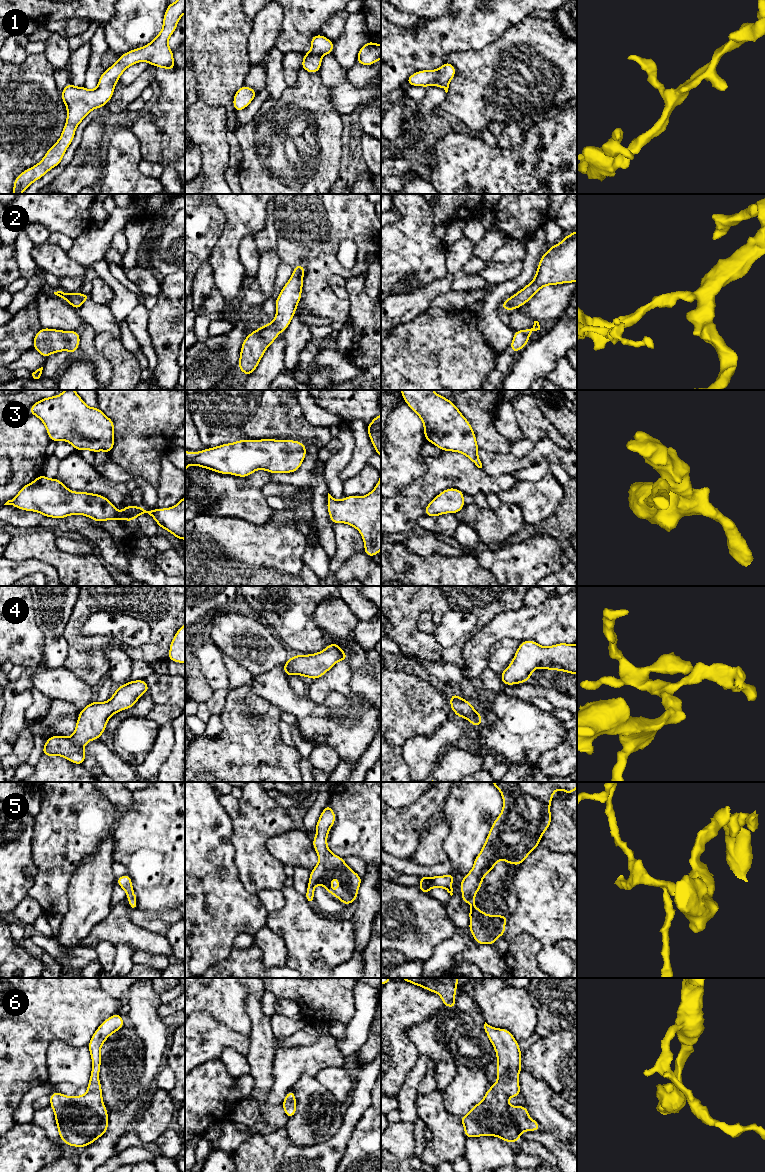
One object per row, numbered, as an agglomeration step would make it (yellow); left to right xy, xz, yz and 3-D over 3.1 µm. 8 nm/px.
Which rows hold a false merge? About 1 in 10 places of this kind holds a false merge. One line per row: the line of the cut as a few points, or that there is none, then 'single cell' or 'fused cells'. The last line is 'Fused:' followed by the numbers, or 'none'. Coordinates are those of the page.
1: cut none; single cell
2: cut none; single cell
3: cut none; single cell
4: cut none; single cell
5: cut none; single cell
6: cut none; single cell
Fused: none

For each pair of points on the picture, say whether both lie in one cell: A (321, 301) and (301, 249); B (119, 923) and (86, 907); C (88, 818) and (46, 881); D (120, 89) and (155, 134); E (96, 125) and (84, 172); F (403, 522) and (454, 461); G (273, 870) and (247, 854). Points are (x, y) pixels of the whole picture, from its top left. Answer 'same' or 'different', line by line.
A: same
B: different
C: same
D: different
E: same
F: same
G: same

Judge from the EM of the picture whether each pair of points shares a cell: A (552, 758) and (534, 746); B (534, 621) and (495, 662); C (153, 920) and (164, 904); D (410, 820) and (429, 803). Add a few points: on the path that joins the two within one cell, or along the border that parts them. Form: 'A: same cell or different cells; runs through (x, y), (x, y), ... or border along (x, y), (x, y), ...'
A: different cells; border along (564, 739), (554, 748), (548, 750), (535, 766)
B: different cells; border along (521, 641), (500, 639), (493, 645)
C: different cells; border along (136, 907), (147, 911), (174, 910)
D: same cell; runs through (415, 817), (424, 808)

